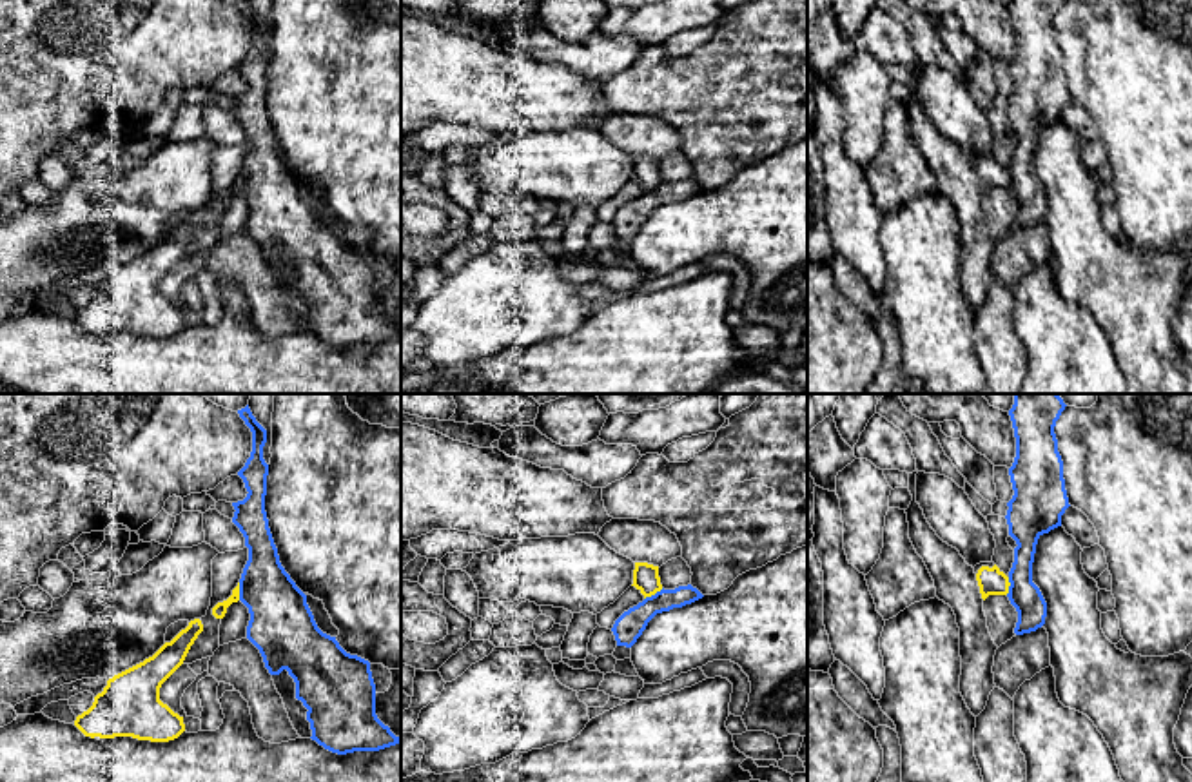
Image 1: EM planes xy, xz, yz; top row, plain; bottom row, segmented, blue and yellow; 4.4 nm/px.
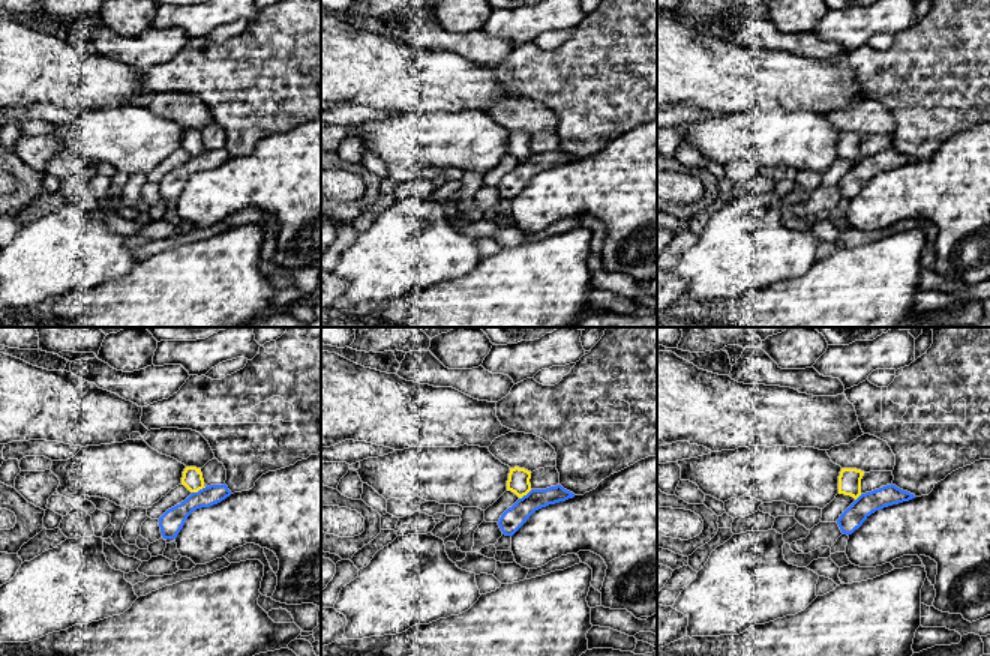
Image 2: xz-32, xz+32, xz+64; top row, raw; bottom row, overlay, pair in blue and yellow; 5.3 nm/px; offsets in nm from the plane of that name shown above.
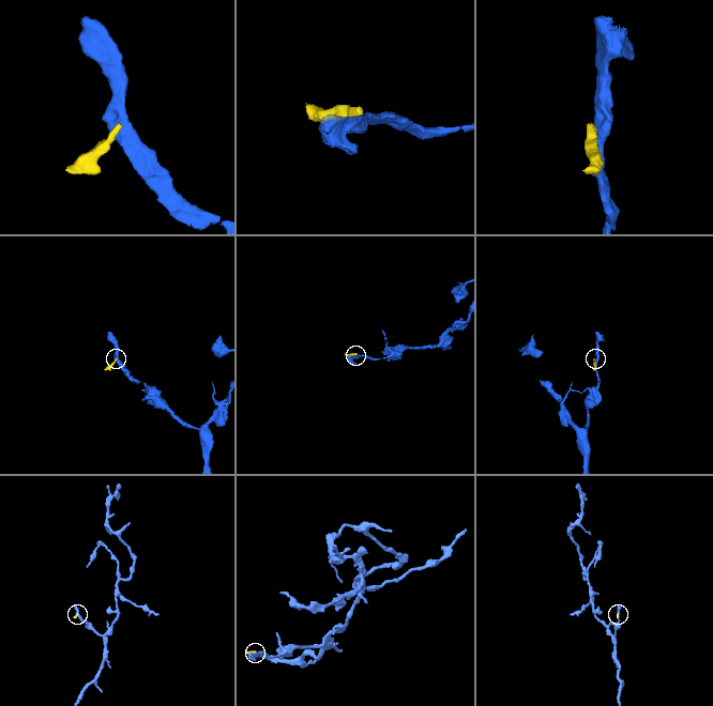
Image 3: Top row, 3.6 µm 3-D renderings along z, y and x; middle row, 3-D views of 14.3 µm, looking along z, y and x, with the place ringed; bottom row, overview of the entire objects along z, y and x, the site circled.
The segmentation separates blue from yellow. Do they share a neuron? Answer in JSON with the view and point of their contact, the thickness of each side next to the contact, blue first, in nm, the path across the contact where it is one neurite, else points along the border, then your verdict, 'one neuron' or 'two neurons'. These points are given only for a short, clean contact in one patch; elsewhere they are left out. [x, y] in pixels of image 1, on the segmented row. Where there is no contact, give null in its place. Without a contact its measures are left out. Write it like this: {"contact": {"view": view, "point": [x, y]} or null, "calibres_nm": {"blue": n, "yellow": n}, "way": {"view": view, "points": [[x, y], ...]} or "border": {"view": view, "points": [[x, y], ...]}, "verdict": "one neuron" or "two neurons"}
{"contact": {"view": "xz", "point": [655, 594]}, "calibres_nm": {"blue": 120, "yellow": 120}, "border": {"view": "xz", "points": [[663, 588], [644, 599]]}, "verdict": "two neurons"}

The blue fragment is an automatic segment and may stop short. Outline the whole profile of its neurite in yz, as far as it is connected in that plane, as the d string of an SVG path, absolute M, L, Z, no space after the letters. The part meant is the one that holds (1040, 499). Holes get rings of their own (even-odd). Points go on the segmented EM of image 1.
M1014 394L1009 410L1016 457L1009 468L1014 495L1005 519L1018 546L1007 597L1018 611L1016 635L1036 631L1047 617L1047 602L1032 582L1032 562L1038 539L1061 526L1061 515L1070 506L1054 434L1065 406L1058 394Z

